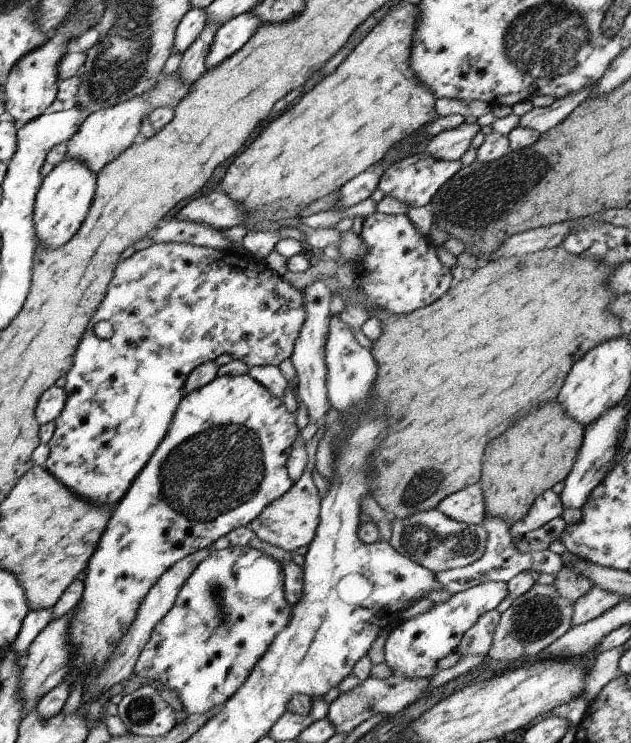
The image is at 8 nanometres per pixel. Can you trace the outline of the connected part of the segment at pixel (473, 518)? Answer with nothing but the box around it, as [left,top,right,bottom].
[437,483,487,525]

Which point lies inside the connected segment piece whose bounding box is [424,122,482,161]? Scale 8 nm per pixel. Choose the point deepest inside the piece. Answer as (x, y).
(451, 145)

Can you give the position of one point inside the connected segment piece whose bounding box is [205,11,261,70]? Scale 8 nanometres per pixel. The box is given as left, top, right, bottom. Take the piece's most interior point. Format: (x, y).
(232, 36)

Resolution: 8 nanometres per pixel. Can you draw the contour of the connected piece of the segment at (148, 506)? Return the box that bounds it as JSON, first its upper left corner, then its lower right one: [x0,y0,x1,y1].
[69,373,299,693]

